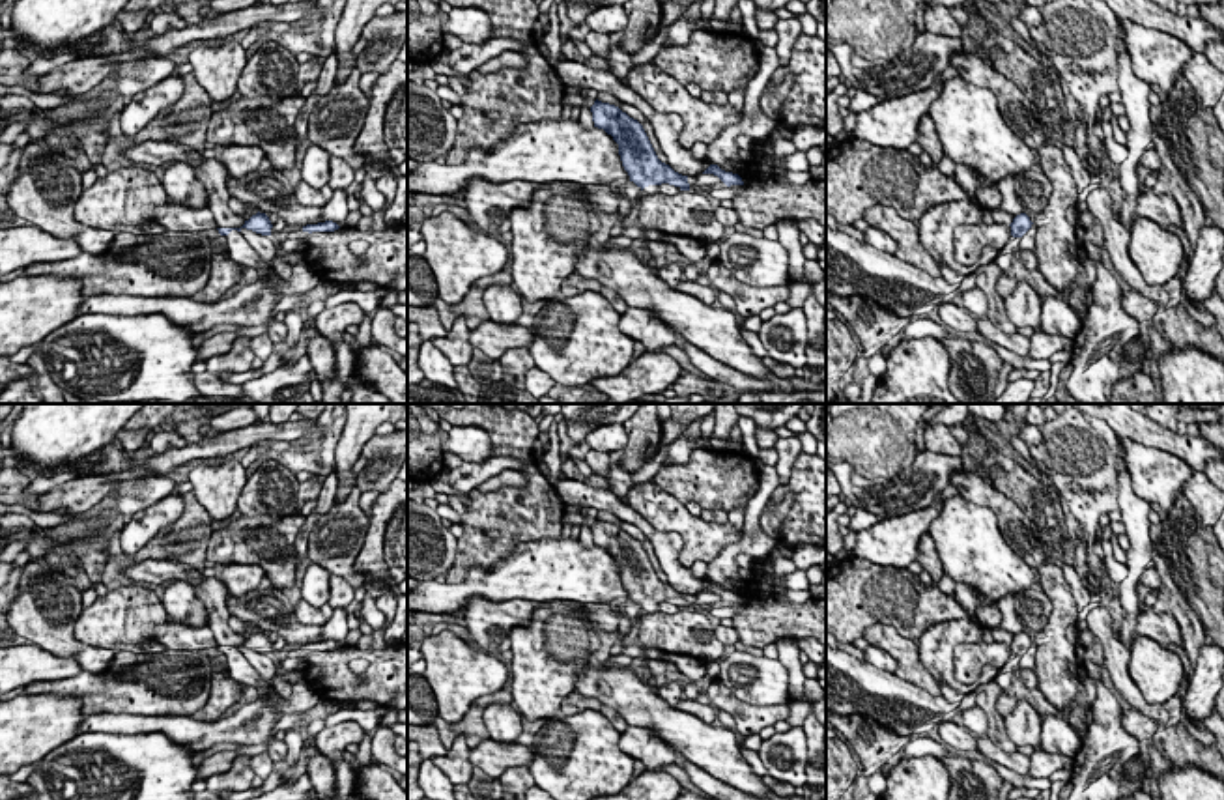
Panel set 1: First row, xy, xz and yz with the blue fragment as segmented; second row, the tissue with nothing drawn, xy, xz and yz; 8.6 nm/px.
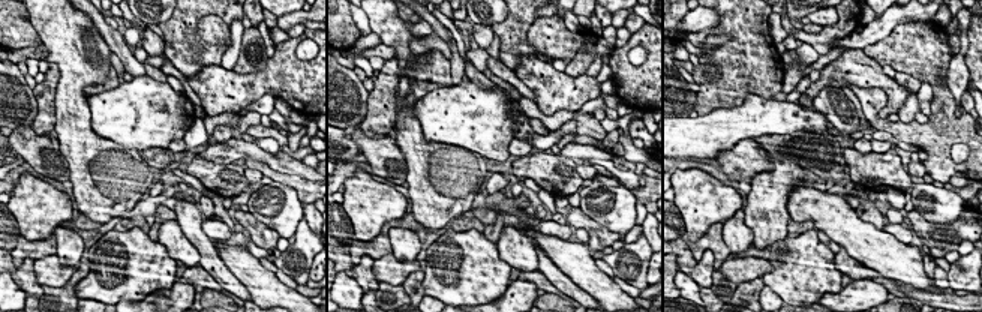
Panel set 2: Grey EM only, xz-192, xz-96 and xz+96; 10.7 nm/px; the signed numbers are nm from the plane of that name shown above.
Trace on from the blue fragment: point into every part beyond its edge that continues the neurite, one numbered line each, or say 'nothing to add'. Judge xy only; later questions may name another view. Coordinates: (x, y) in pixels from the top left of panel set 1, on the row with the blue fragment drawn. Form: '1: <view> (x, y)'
1: xy (240, 251)

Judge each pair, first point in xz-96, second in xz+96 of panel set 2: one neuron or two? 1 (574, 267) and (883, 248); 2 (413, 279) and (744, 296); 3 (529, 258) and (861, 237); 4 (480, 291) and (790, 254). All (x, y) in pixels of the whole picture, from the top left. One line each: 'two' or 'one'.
1: one
2: one
3: two
4: one

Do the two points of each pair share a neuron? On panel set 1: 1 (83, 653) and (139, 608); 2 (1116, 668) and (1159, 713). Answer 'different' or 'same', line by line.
1: different
2: same

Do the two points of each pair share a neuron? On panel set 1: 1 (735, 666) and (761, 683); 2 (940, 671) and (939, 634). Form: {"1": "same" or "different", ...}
{"1": "same", "2": "same"}

